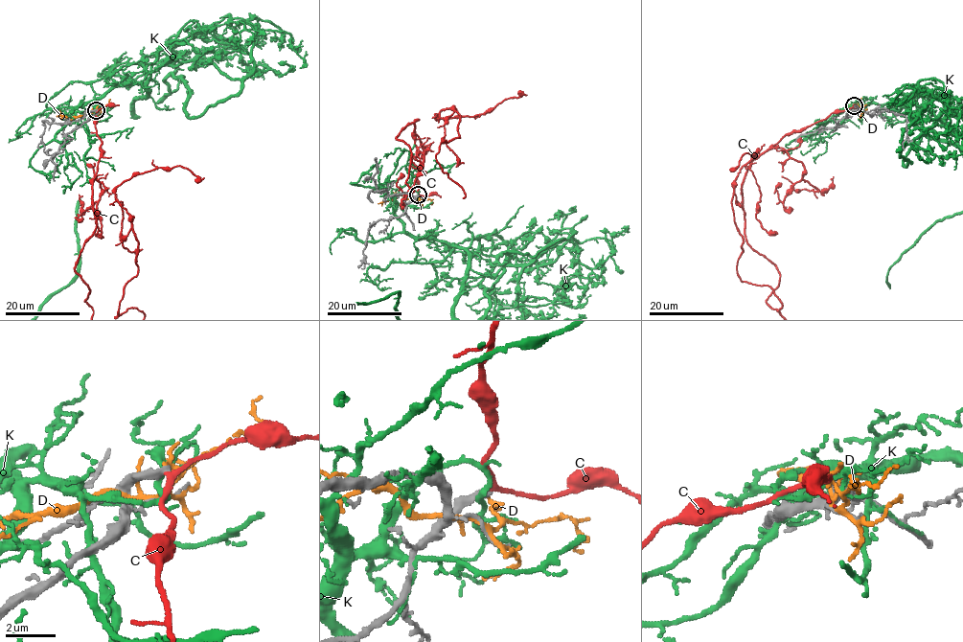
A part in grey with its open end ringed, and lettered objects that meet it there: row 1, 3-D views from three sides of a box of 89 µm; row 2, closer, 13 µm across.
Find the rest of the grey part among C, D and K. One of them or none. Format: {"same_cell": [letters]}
{"same_cell": []}

